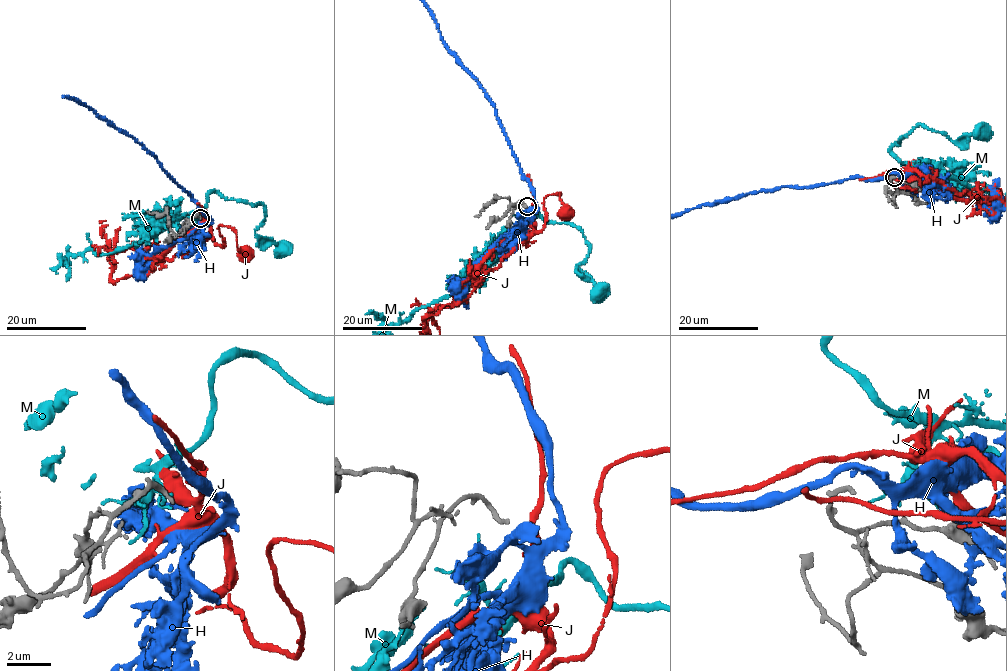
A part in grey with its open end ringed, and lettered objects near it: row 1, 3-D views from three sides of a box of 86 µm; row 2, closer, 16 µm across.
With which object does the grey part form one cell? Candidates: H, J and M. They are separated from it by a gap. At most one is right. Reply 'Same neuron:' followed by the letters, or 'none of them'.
Same neuron: none of them

